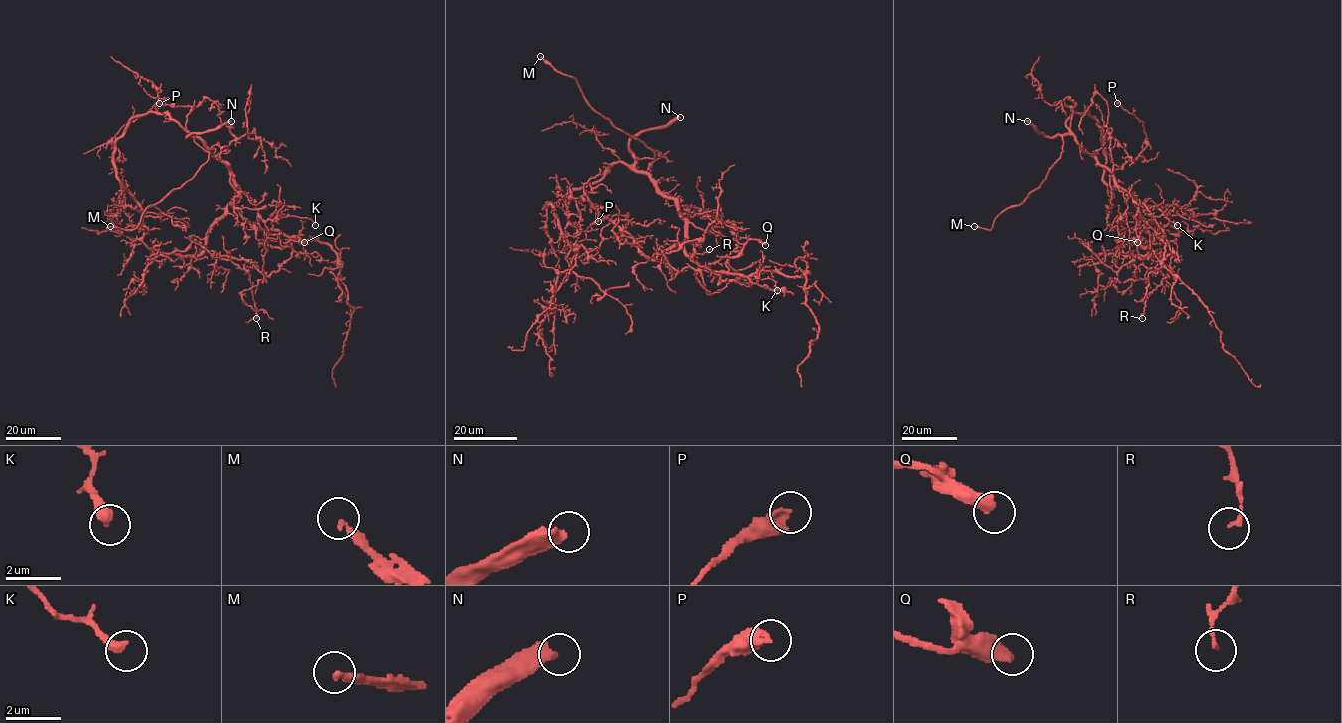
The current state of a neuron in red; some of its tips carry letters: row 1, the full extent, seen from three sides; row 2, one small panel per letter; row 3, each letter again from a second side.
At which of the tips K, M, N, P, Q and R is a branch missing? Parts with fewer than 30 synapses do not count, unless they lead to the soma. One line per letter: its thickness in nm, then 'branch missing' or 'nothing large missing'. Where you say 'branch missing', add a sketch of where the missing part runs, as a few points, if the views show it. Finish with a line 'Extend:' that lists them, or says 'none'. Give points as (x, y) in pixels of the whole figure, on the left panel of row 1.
K: 360 nm | nothing large missing
M: 280 nm | branch missing
N: 460 nm | branch missing | (231, 121), (252, 100), (292, 102), (304, 92), (313, 104), (309, 66), (322, 33), (337, 28), (359, 32)
P: 360 nm | nothing large missing
Q: 480 nm | nothing large missing
R: 140 nm | nothing large missing
Extend: M, N

